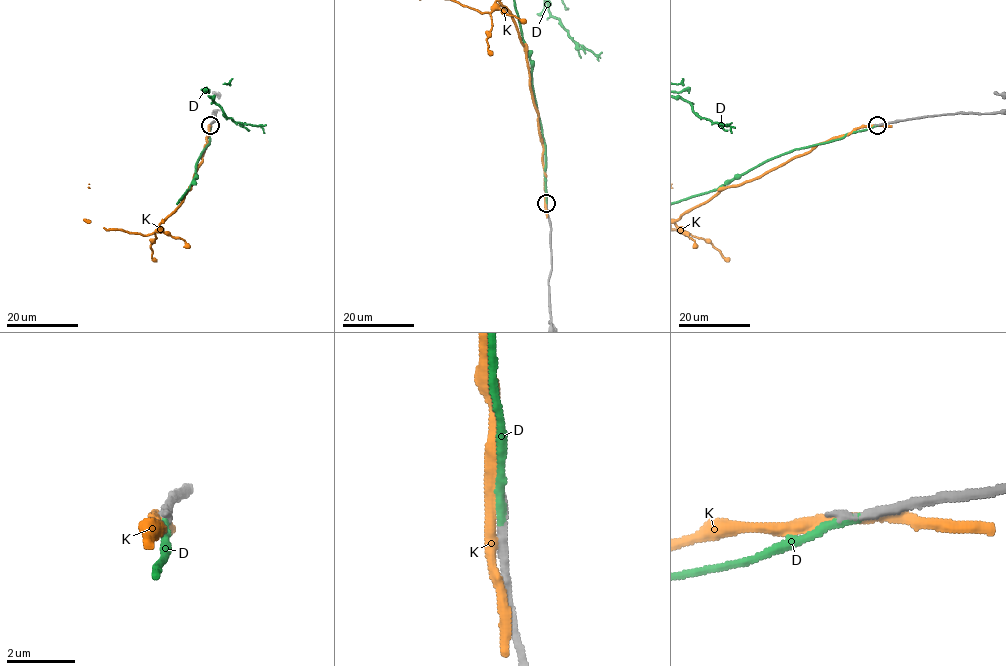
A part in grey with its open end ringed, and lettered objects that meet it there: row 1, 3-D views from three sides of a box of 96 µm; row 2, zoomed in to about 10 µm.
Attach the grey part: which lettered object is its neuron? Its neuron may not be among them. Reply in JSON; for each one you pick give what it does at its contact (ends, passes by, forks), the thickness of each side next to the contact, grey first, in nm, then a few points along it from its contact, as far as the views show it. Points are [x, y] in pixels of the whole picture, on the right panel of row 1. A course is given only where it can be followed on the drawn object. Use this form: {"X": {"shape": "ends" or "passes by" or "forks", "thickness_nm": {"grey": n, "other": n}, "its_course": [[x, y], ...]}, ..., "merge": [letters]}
{"D": {"shape": "ends", "thickness_nm": {"grey": 280, "other": 280}}, "merge": ["D"]}

